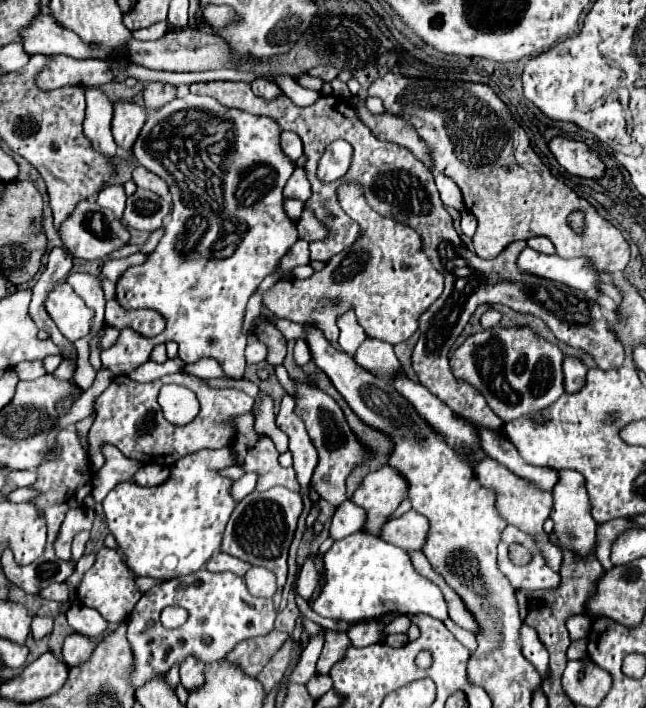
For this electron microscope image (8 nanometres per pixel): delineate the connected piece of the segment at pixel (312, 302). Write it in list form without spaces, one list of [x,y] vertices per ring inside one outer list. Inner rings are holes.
[[[342,185],[342,209],[360,225],[362,259],[352,259],[352,247],[334,255],[326,267],[308,279],[280,279],[264,293],[264,305],[280,318],[296,323],[314,319],[326,339],[336,345],[340,329],[336,325],[342,309],[354,309],[358,323],[372,339],[390,345],[402,343],[418,329],[418,317],[430,307],[444,289],[444,277],[432,267],[422,251],[420,237],[414,229],[372,211],[358,185]],[[338,299],[338,303],[334,303]]]

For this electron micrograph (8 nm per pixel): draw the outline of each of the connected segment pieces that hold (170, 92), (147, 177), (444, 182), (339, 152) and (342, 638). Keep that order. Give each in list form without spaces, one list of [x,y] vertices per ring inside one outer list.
[[[146,83],[142,97],[146,111],[154,113],[158,107],[164,107],[176,97],[176,87],[170,83]]]
[[[138,165],[138,167],[134,169],[132,179],[134,179],[134,183],[136,183],[138,187],[142,187],[142,189],[150,189],[150,191],[154,191],[156,195],[162,195],[162,197],[164,197],[164,195],[168,195],[166,183],[164,183],[162,179],[158,179],[158,175],[148,173],[142,165]]]
[[[436,175],[436,187],[440,191],[440,197],[444,201],[444,205],[448,207],[454,207],[458,211],[464,209],[464,203],[462,203],[462,193],[458,191],[458,185],[446,177],[446,175]]]
[[[338,139],[330,143],[330,147],[326,147],[326,151],[322,153],[318,161],[318,179],[322,179],[322,183],[334,183],[346,175],[350,163],[352,147],[344,139]]]
[[[326,631],[324,635],[324,649],[320,653],[320,659],[316,663],[318,673],[328,673],[330,667],[344,657],[344,649],[350,645],[350,639],[342,631]]]

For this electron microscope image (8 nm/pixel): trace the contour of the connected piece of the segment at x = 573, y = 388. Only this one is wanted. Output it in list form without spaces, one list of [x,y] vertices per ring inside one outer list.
[[[564,359],[564,393],[578,393],[586,383],[586,367],[578,359]]]

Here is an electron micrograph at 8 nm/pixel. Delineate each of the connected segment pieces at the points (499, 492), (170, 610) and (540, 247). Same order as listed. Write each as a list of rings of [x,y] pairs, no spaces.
[[[486,457],[482,459],[482,463],[474,469],[476,479],[492,489],[496,493],[496,509],[502,515],[502,519],[506,519],[508,525],[514,525],[522,531],[526,531],[528,535],[534,535],[534,541],[540,549],[540,555],[546,559],[546,565],[550,565],[554,571],[560,571],[562,567],[562,551],[550,541],[550,535],[542,529],[544,521],[550,517],[550,509],[552,509],[552,493],[550,491],[538,491],[536,487],[530,487],[528,481],[512,475],[506,467],[502,467],[500,463],[496,463],[494,459]]]
[[[166,607],[162,611],[160,619],[162,619],[162,625],[166,629],[178,629],[178,627],[182,627],[182,623],[186,623],[188,611],[186,609],[178,609],[178,607]]]
[[[532,237],[532,239],[528,239],[526,243],[528,243],[528,247],[532,247],[532,249],[538,251],[538,253],[546,253],[546,255],[556,253],[556,251],[554,251],[554,245],[552,245],[552,241],[550,241],[548,237]]]

